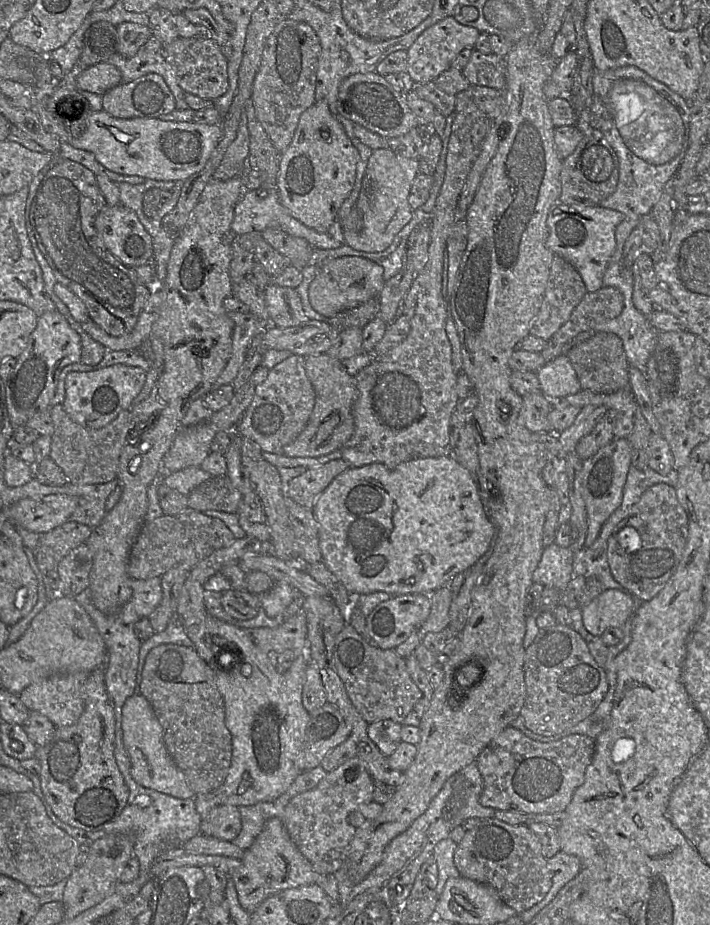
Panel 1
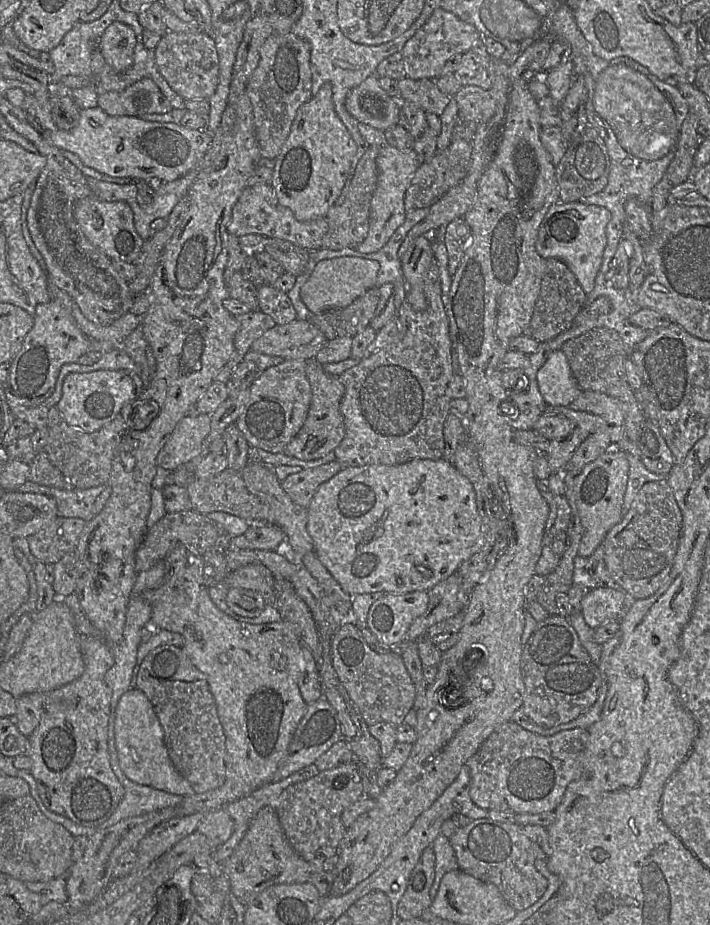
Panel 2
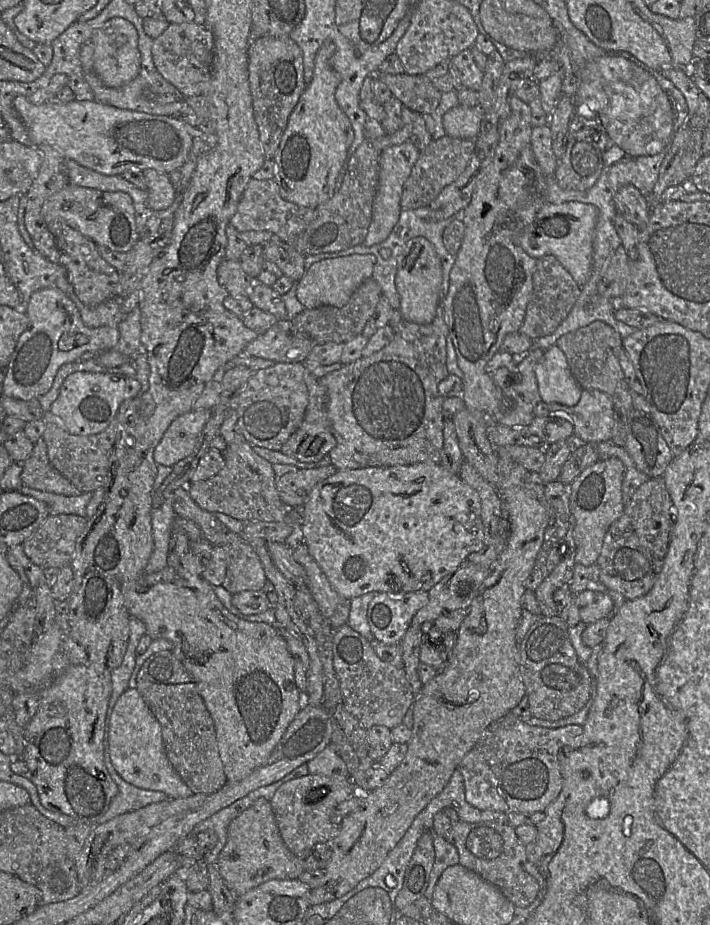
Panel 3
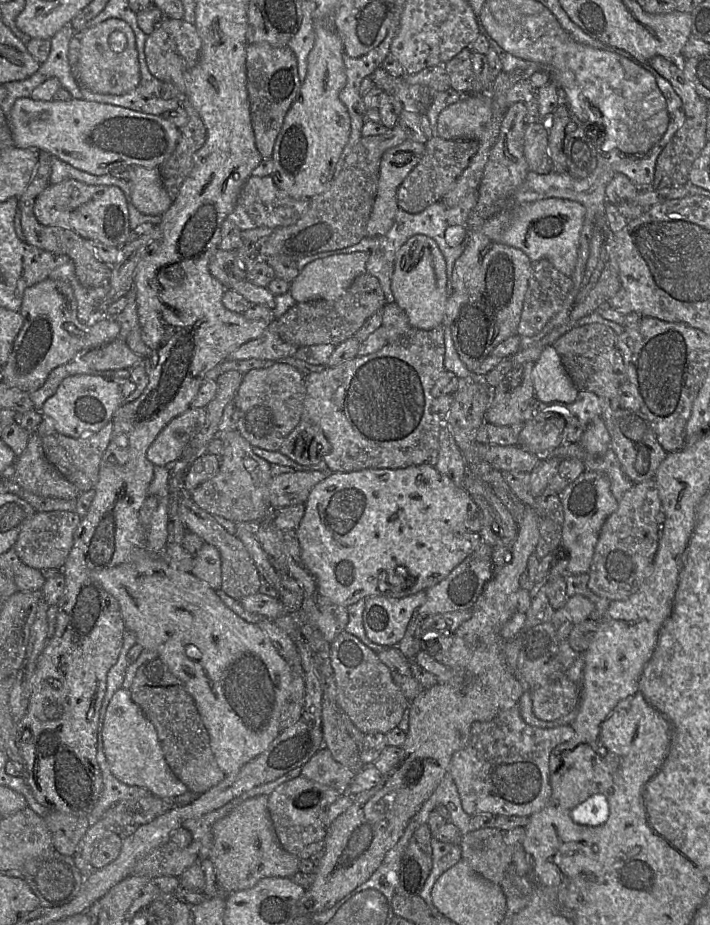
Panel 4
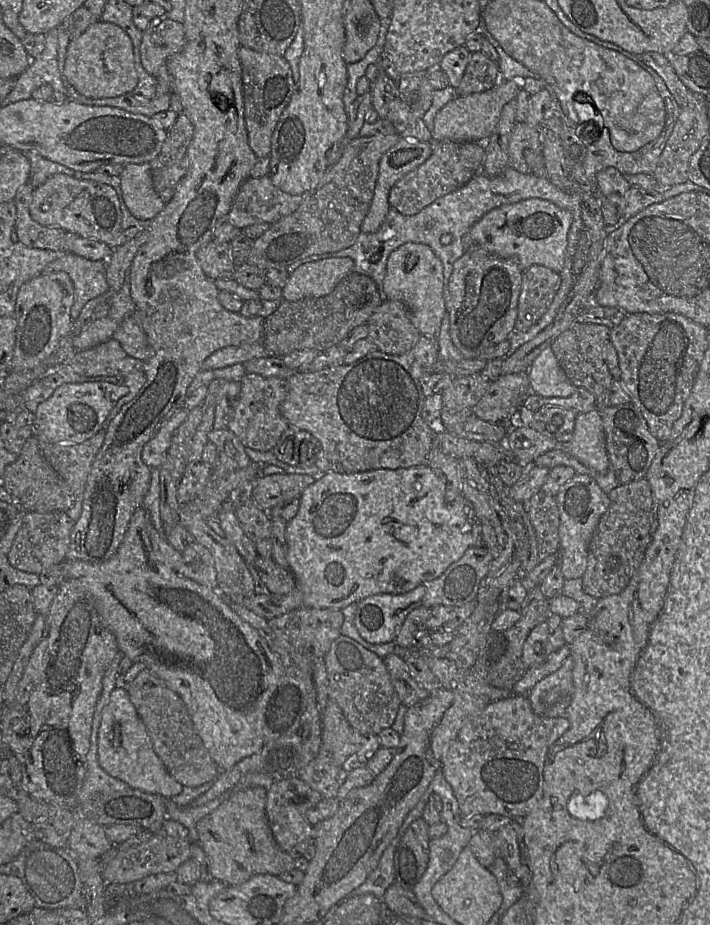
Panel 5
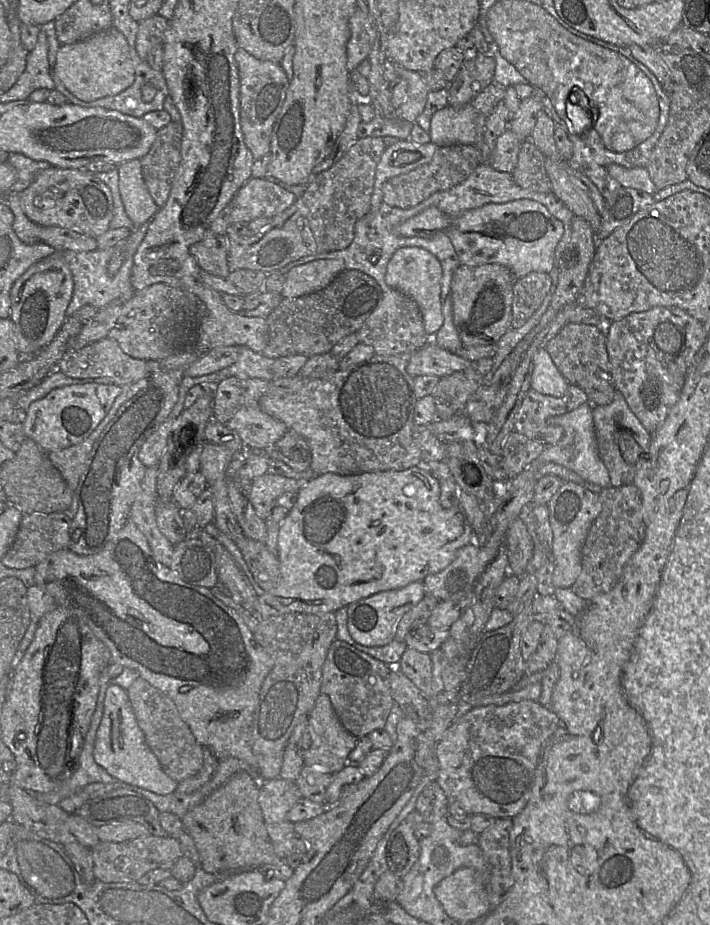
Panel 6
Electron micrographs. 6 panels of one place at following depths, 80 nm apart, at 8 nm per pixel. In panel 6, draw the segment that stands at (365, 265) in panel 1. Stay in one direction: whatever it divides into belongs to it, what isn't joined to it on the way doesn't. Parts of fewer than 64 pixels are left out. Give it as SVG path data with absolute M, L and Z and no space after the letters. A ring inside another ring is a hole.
M316 259L290 269L285 274L285 283L281 291L283 298L294 298L311 294L327 287L343 270L345 265L339 259Z

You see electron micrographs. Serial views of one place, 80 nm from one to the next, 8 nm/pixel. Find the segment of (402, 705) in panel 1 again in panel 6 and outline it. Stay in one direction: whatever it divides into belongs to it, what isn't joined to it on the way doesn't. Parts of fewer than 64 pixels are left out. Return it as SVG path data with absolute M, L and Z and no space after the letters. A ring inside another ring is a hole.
M335 639L322 667L321 693L327 695L343 727L357 738L383 729L395 706L391 694L389 673L395 665L388 665L349 643Z

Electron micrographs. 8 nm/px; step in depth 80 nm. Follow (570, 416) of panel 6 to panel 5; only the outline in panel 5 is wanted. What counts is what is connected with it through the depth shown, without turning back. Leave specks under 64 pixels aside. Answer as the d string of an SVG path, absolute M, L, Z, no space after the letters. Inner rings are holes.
M597 409L577 413L572 439L559 447L596 472L606 473L610 467L602 417Z

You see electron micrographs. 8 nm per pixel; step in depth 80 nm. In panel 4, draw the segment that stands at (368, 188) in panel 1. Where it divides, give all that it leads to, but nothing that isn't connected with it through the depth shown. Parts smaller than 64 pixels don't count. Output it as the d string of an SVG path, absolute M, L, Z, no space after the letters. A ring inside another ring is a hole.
M407 138L403 143L385 151L380 163L380 174L375 202L366 225L366 236L382 236L391 229L399 209L397 204L397 190L407 175L420 162L425 153L425 149L426 144Z

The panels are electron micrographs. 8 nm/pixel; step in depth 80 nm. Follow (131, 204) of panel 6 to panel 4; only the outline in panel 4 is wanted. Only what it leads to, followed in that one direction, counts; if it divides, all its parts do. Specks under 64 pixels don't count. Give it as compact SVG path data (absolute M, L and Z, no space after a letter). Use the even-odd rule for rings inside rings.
M132 166L128 183L132 203L142 214L161 216L173 203L158 168Z

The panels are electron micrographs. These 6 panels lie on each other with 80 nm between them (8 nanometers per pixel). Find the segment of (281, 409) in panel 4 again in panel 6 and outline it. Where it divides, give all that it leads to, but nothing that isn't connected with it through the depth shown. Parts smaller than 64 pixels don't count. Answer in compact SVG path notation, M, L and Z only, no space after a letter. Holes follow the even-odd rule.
M251 378L245 381L244 398L226 426L241 438L247 451L268 451L288 431L287 426L263 412L258 404L269 381Z

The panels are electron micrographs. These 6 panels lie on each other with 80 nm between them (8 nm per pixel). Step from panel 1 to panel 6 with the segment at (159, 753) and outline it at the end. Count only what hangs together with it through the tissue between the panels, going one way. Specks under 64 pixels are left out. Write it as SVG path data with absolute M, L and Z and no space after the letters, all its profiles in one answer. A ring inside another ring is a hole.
M110 684L104 698L103 715L97 729L93 749L95 762L105 771L126 784L166 795L177 790L178 783L162 769L157 757L146 743L125 689Z

